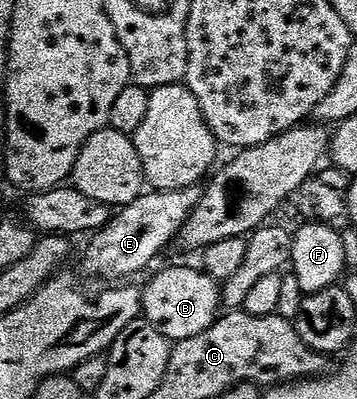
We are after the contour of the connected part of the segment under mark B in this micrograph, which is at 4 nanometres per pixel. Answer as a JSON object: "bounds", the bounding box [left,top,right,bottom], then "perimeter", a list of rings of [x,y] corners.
{"bounds":[141,267,224,342],"perimeter":[[[201,267],[166,268],[147,282],[141,294],[142,316],[171,342],[204,334],[204,330],[213,326],[224,308],[224,292],[219,281],[211,278]]]}

